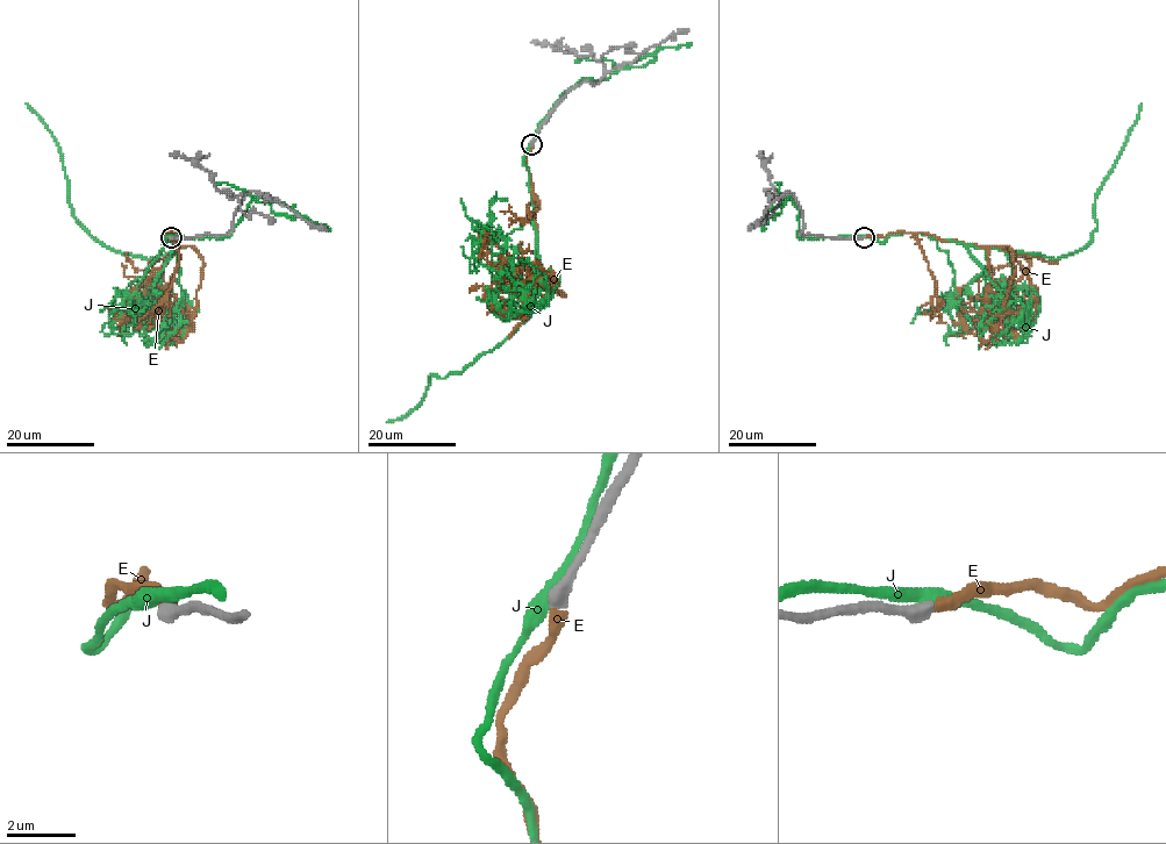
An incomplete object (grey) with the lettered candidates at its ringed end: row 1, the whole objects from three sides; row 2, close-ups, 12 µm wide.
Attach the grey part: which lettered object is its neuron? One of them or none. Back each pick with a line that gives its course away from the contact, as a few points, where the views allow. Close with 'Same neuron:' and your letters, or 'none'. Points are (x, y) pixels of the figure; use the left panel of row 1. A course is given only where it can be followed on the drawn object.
E: Its course: (170, 237), (164, 236), (176, 233), (176, 250), (149, 277), (148, 288), (120, 326), (119, 336)
Same neuron: E

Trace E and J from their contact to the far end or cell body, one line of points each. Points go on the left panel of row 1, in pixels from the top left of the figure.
E: (170, 237), (164, 236), (176, 233), (176, 250), (149, 277), (148, 288), (120, 326), (119, 336)
J: (171, 236), (162, 242), (170, 233), (172, 251), (149, 258), (91, 234), (72, 214), (58, 145), (26, 102)

